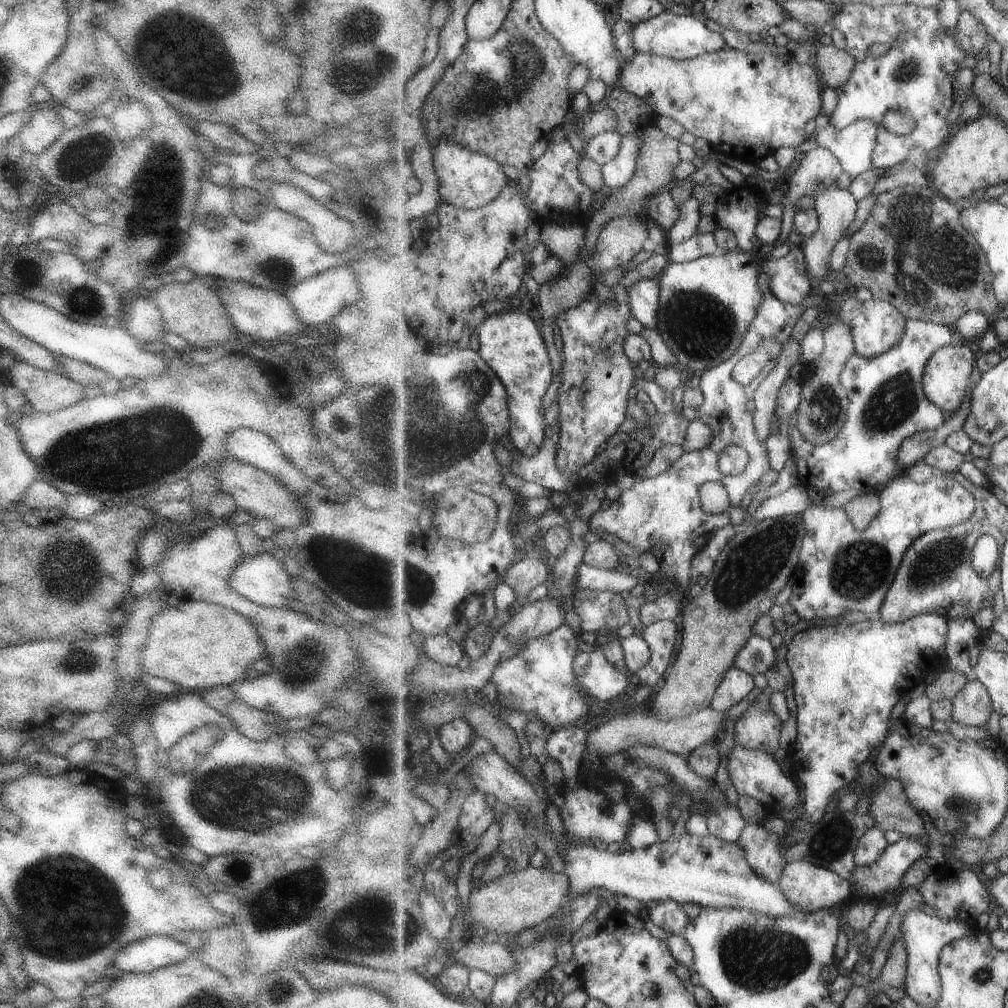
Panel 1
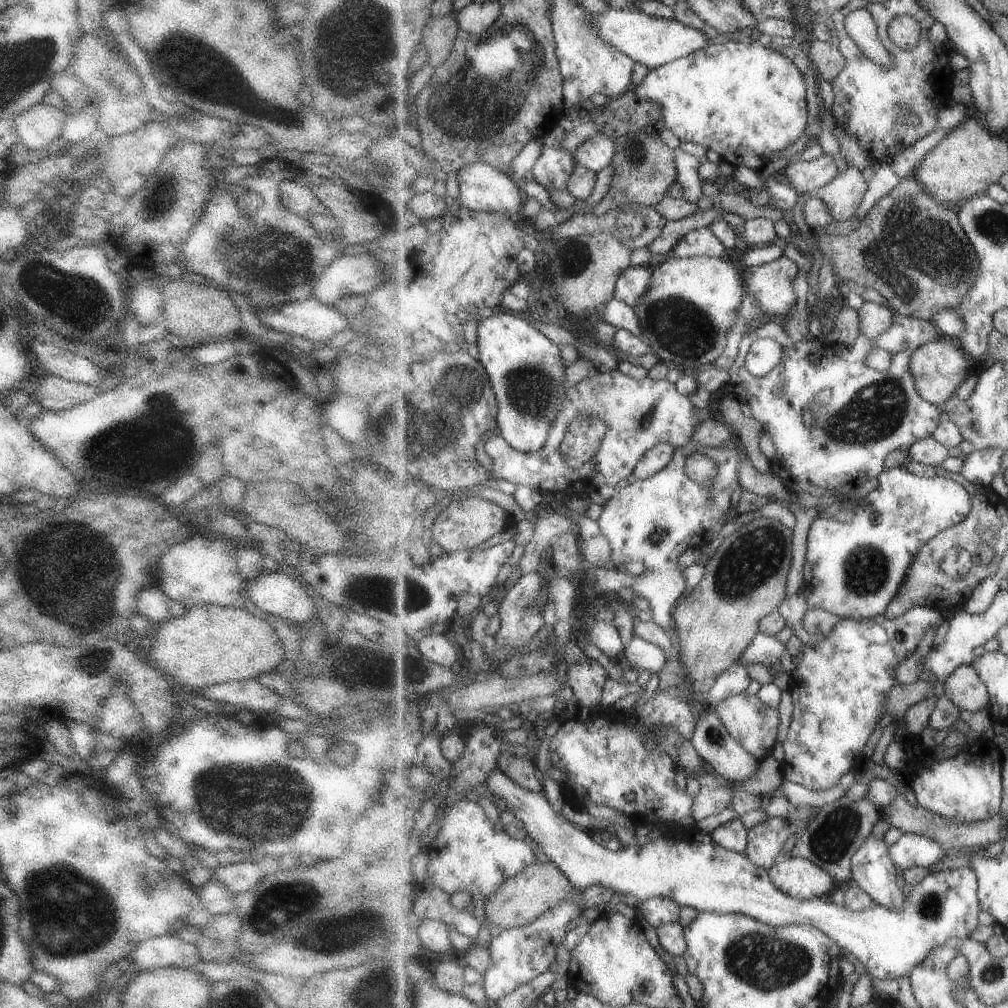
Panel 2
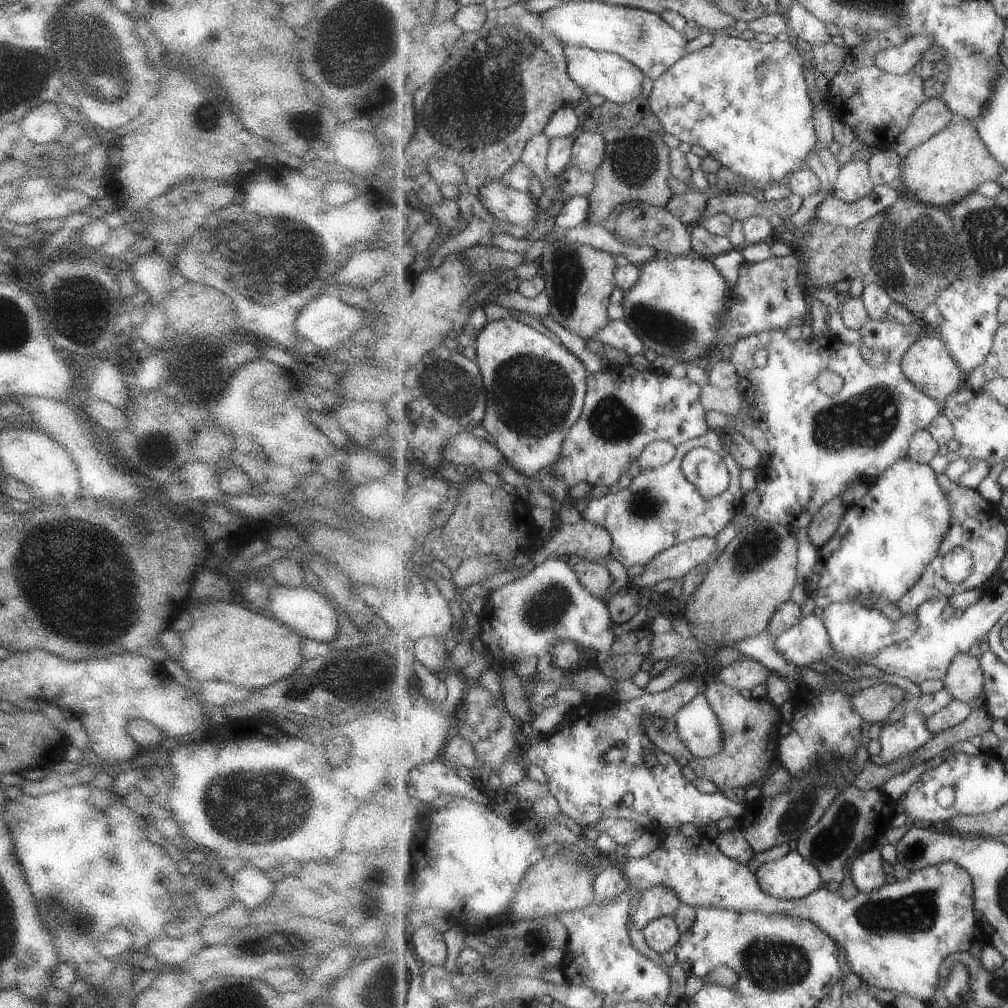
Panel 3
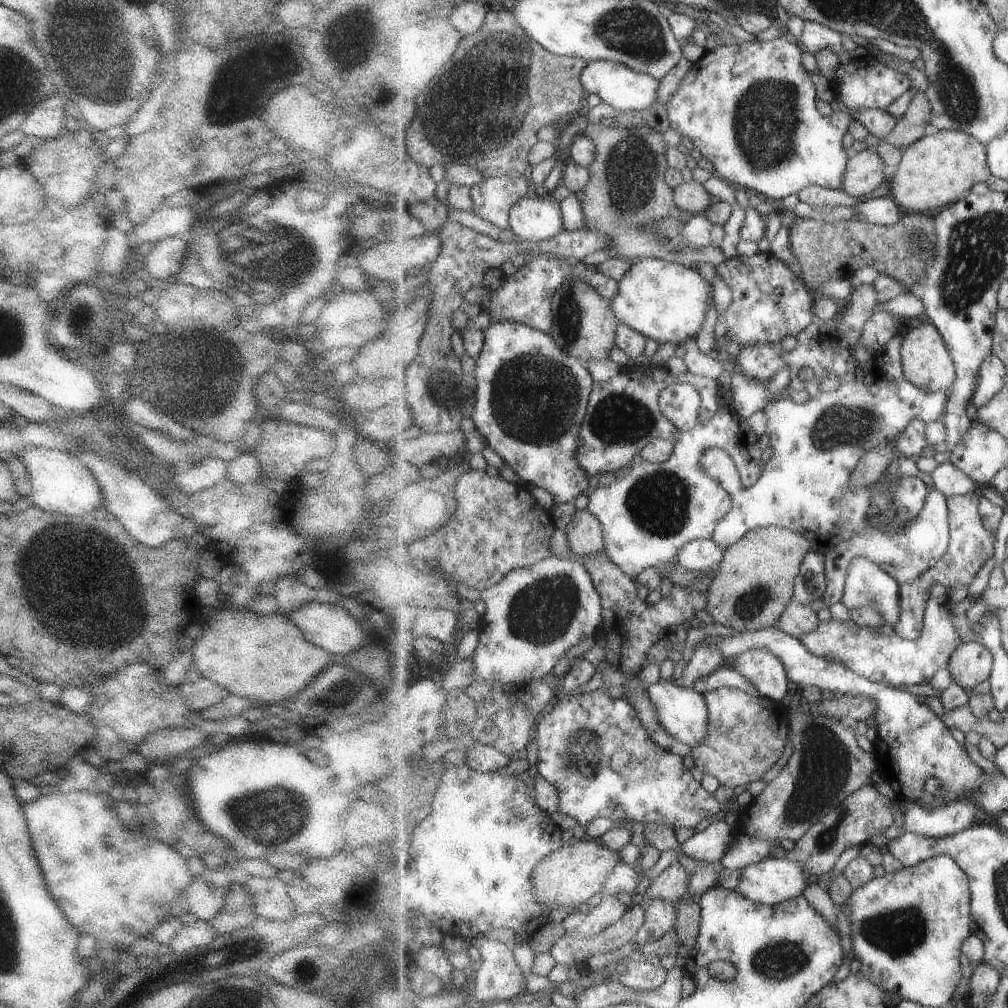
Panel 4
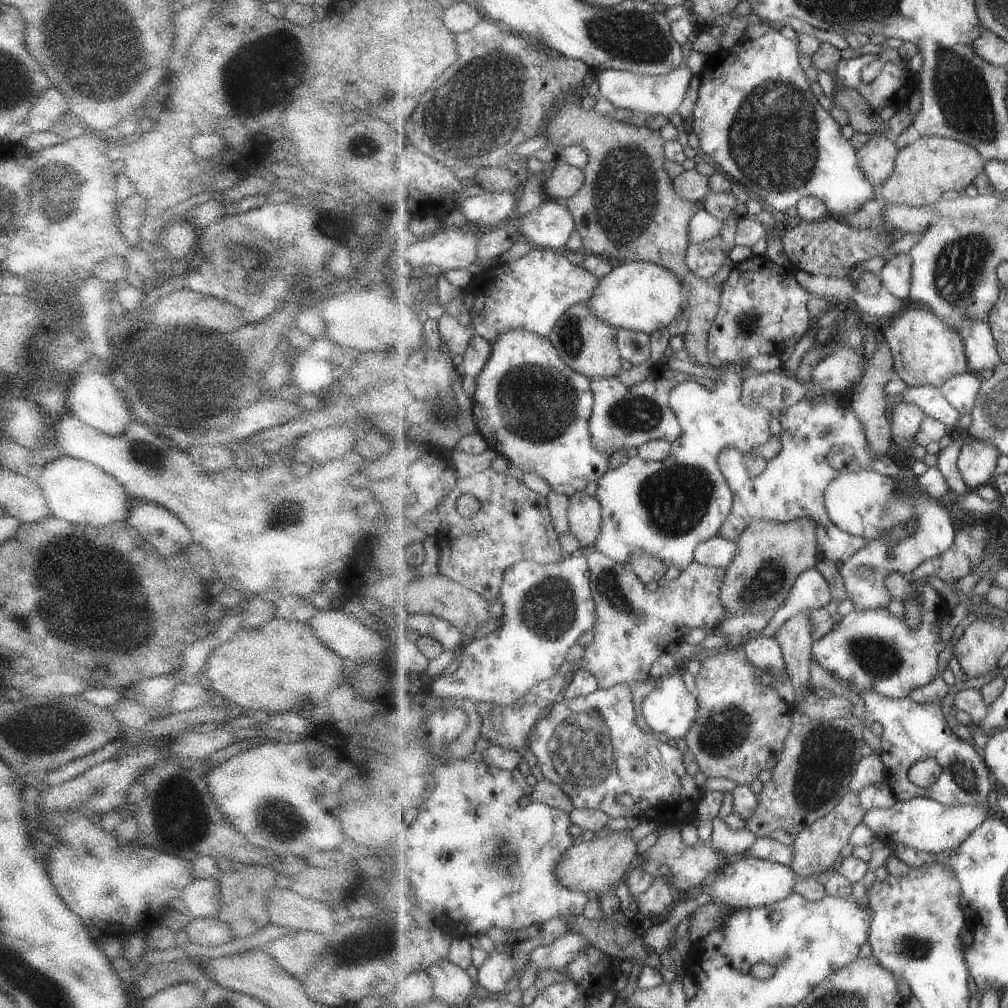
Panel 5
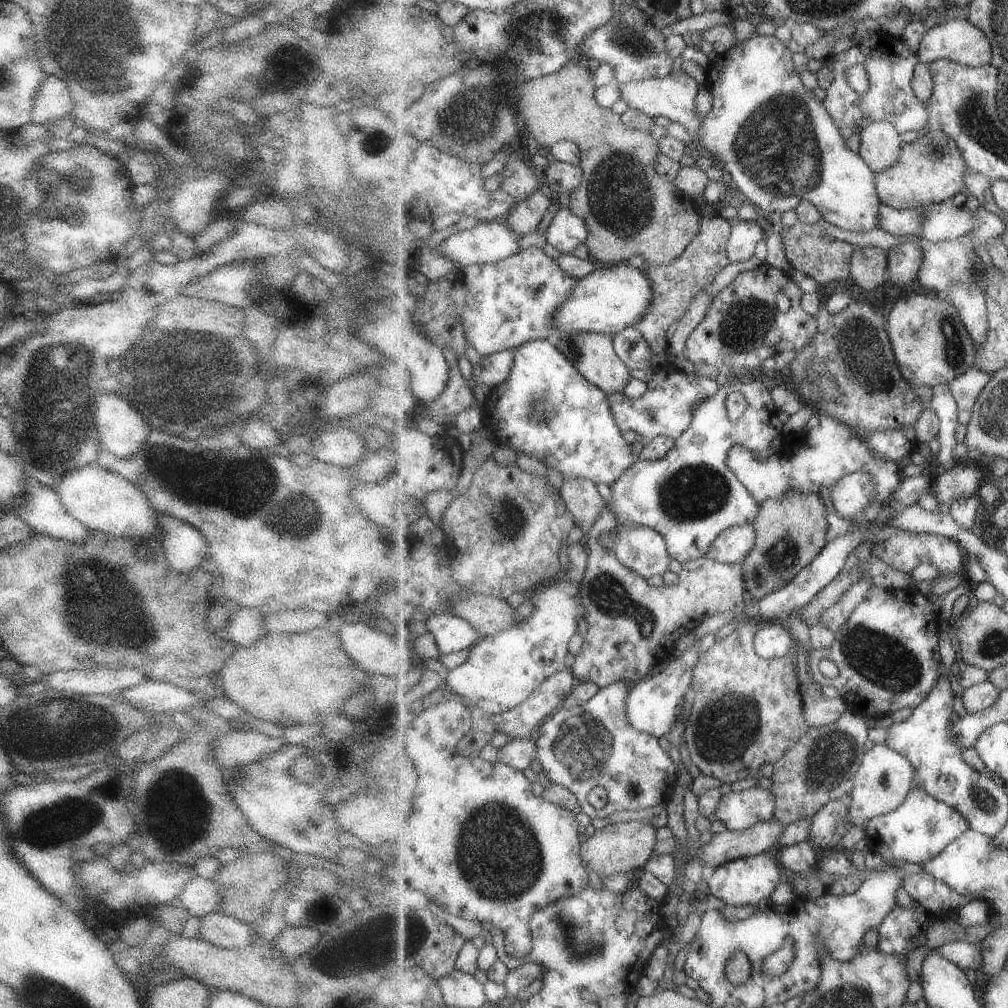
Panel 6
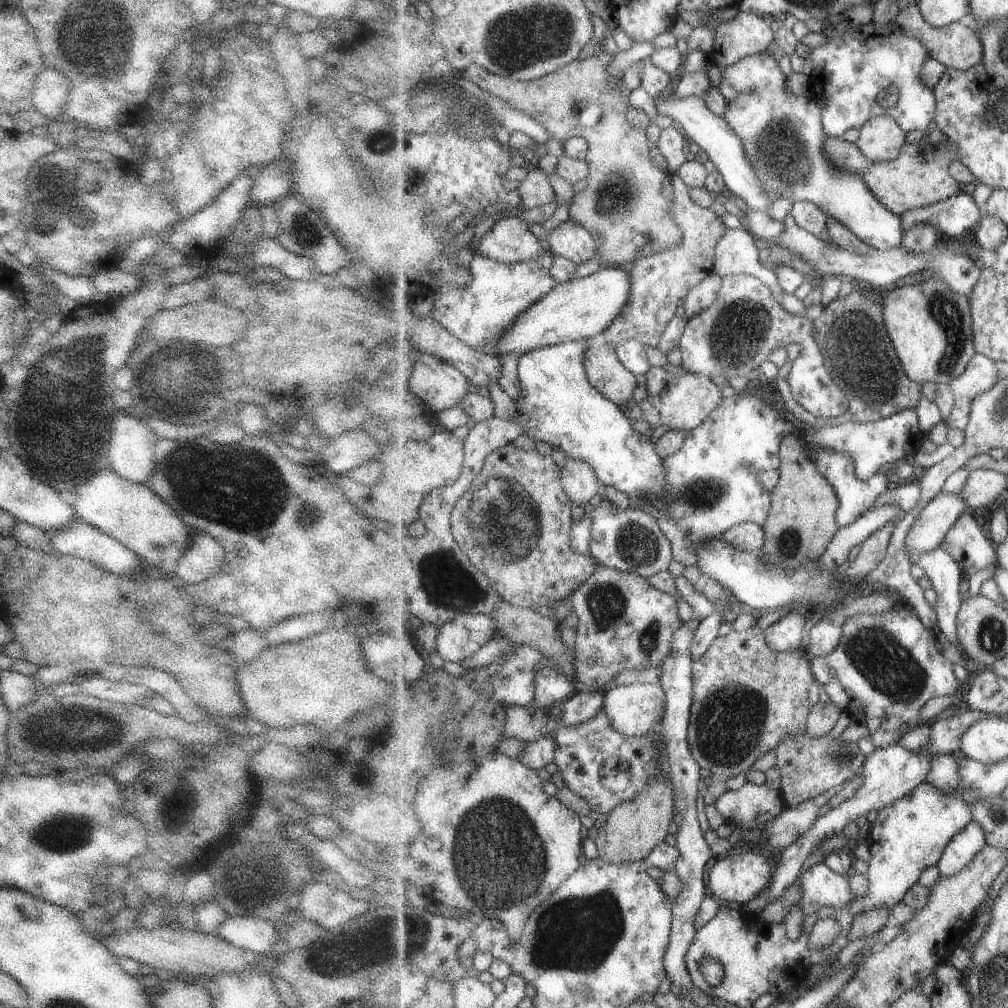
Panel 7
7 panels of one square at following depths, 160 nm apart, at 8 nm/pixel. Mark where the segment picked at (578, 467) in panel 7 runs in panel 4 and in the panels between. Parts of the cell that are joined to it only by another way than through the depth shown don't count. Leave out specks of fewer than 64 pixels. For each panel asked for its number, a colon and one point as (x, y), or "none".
4: (584, 533)
5: (584, 512)
6: (584, 502)

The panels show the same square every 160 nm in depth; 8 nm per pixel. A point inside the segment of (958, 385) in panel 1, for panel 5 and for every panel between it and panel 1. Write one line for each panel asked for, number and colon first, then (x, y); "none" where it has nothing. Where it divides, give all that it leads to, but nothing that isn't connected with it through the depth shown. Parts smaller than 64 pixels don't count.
2: (940, 367)
3: (928, 364)
4: (927, 362)
5: (927, 351)

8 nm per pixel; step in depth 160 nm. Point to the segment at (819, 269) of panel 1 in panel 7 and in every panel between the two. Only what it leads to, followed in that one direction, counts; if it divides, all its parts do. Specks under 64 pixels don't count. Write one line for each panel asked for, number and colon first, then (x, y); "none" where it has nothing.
2: (844, 194)
3: (854, 182)
4: (865, 176)
5: (878, 158)
6: (881, 146)
7: (881, 139)

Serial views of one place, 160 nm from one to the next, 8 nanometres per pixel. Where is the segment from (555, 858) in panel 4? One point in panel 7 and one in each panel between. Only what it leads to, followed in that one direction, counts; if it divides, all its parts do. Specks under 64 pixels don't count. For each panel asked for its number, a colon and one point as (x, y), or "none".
5: (598, 864)
6: (622, 846)
7: (631, 832)

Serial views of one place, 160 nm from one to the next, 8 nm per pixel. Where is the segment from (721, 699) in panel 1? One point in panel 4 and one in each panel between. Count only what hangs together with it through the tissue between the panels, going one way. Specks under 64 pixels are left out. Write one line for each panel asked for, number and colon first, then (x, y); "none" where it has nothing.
2: (735, 680)
3: (746, 673)
4: (767, 671)

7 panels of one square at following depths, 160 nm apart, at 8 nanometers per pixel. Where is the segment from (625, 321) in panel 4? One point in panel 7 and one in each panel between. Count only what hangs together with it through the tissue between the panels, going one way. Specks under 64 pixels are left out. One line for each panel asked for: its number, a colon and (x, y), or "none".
5: (642, 296)
6: (610, 299)
7: (583, 308)

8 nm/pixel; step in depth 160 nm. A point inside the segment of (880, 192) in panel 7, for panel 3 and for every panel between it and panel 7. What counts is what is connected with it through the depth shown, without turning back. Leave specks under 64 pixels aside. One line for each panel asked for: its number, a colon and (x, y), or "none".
3: (953, 164)
4: (940, 169)
5: (925, 169)
6: (932, 169)

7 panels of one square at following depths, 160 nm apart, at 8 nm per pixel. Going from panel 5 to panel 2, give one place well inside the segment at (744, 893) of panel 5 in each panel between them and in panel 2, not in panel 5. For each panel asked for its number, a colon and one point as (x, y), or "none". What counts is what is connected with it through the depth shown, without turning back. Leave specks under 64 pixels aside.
2: (801, 878)
3: (793, 877)
4: (771, 881)

